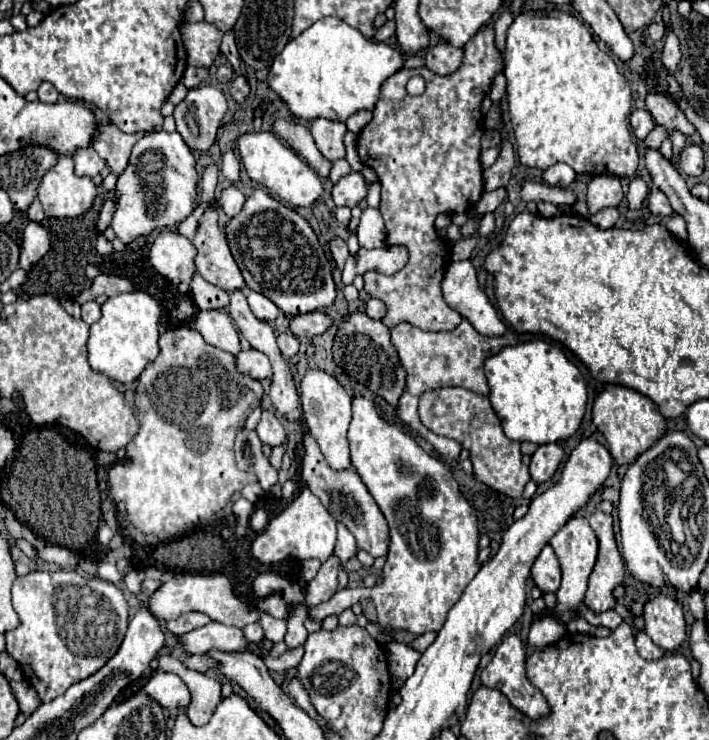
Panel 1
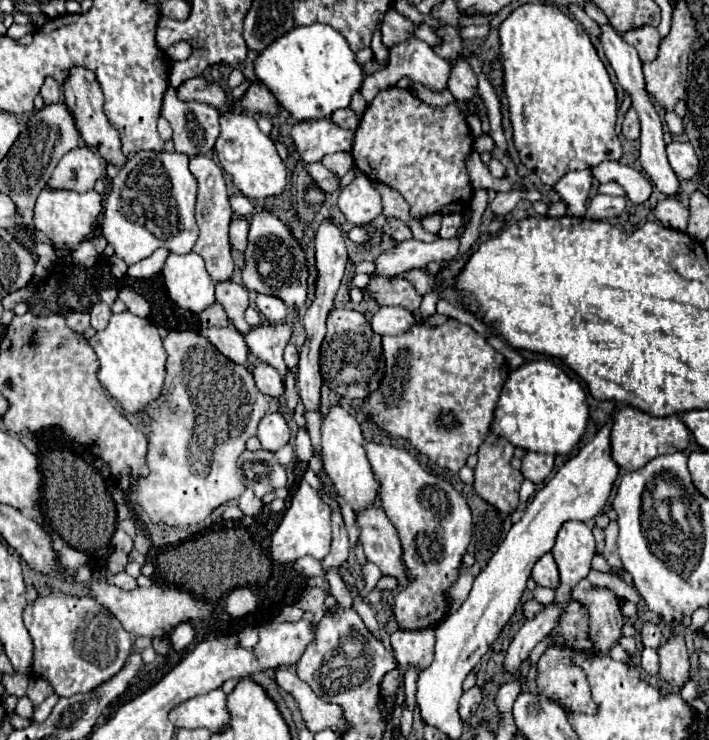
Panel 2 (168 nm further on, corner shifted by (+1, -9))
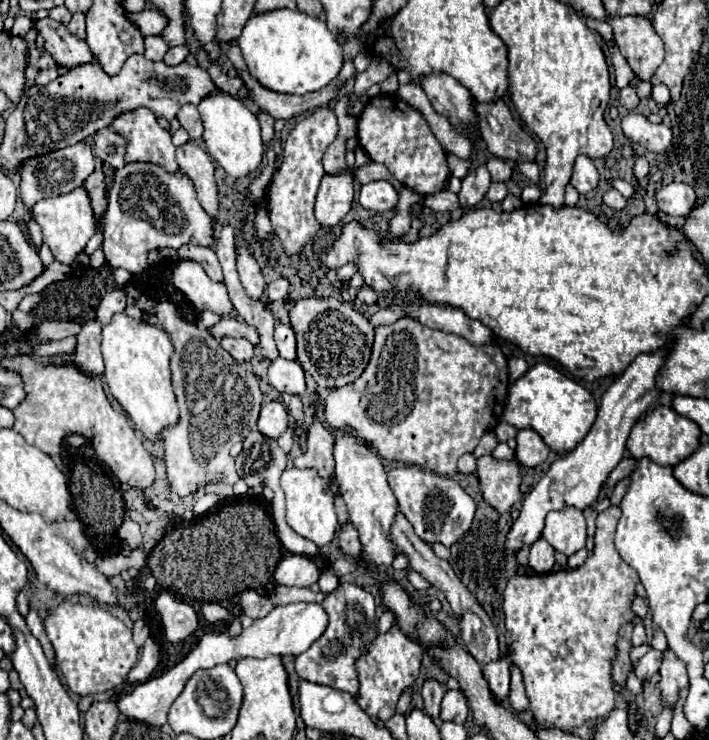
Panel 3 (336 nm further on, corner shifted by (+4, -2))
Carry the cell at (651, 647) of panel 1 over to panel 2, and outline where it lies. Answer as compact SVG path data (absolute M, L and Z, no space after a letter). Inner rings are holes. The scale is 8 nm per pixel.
M645 648L641 654L641 666L649 676L657 676L659 674L659 658L657 652L653 648Z

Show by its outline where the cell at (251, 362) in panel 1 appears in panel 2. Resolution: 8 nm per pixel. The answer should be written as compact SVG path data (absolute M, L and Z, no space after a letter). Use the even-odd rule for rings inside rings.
M259 362L259 364L255 366L255 370L253 370L253 376L255 376L257 388L259 388L263 394L267 394L267 396L271 396L271 398L279 398L279 396L283 394L281 374L279 374L275 368L271 368L269 364Z

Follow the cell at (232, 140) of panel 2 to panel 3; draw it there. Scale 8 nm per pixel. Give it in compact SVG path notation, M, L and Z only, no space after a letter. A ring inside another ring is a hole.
M218 91L212 97L206 97L198 105L198 109L204 121L204 143L212 159L216 159L218 165L234 179L244 179L256 173L262 163L262 153L264 153L258 117L240 99L224 91Z

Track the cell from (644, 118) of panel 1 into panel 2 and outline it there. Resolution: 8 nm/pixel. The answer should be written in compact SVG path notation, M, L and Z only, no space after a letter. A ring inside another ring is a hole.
M629 108L627 114L625 114L623 134L625 134L625 138L629 138L629 140L637 140L637 138L639 138L639 116L637 116L637 112L635 112L633 108Z

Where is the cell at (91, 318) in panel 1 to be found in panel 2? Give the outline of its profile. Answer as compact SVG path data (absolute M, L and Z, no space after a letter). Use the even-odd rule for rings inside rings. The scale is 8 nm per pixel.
M97 302L97 304L91 308L91 326L93 326L95 330L107 328L111 314L113 314L113 312L111 312L111 306L109 306L109 304Z

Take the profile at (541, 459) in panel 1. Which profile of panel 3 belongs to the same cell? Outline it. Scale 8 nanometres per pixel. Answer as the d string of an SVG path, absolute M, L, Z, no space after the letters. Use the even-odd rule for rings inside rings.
M522 429L522 431L518 431L516 441L518 441L518 445L516 445L518 463L534 469L536 465L546 461L550 449L546 447L546 443L542 441L542 437L538 433L534 433L532 429Z

